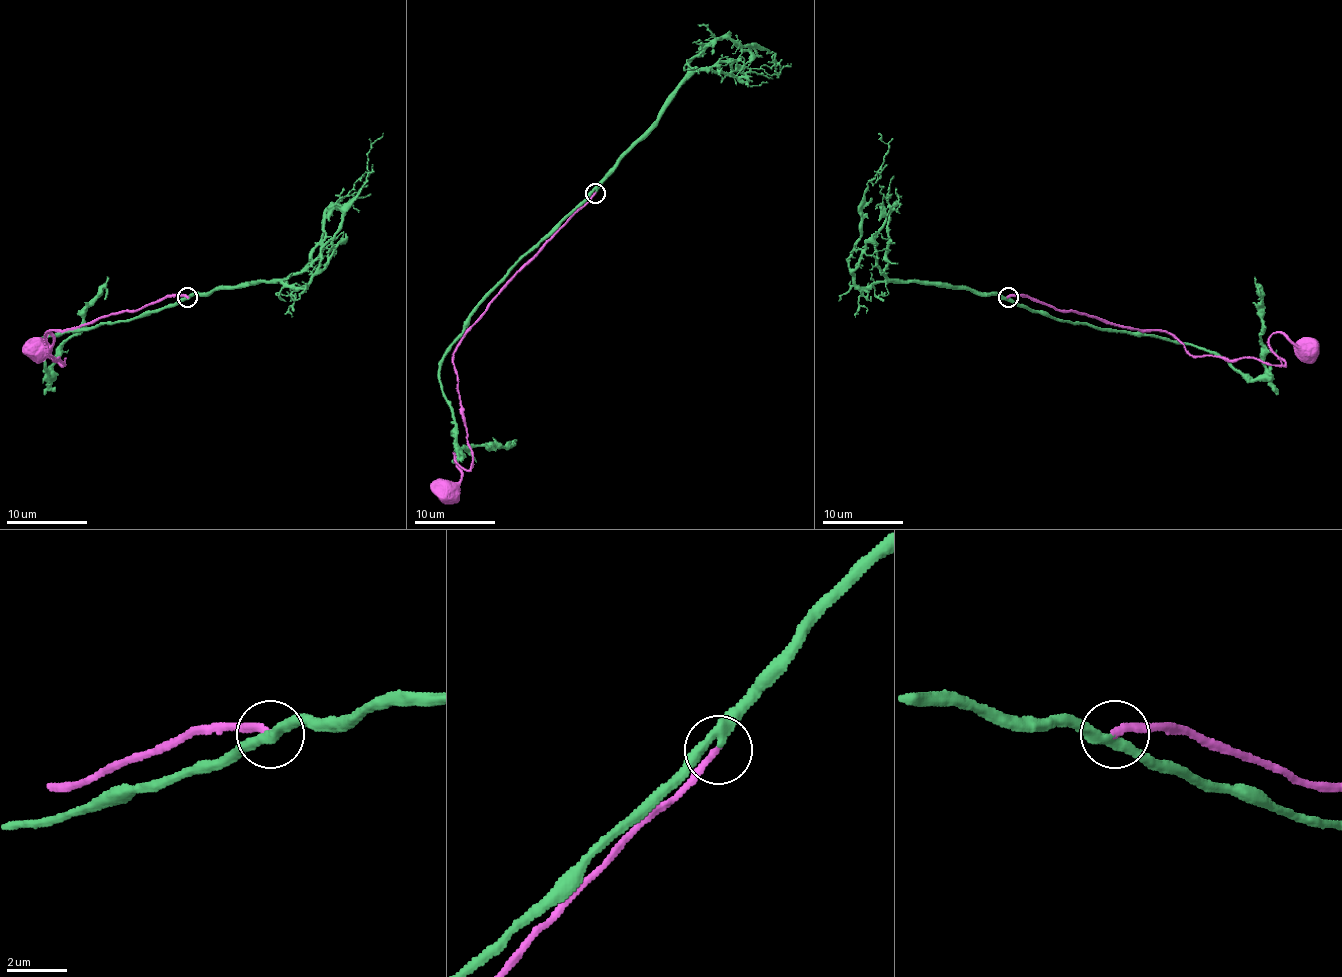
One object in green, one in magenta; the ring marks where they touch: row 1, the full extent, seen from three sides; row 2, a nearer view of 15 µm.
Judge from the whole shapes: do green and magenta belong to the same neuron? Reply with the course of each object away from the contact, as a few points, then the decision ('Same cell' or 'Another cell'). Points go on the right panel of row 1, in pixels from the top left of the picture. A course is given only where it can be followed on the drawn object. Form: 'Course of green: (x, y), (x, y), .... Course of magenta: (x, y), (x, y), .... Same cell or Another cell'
Course of green: (1008, 296), (1016, 304), (1063, 321), (1148, 335), (1217, 351), (1253, 379), (1265, 371), (1261, 286), (1255, 276). Course of magenta: (1008, 296), (1030, 296), (1122, 327), (1160, 329), (1192, 355), (1281, 365), (1273, 333), (1283, 333), (1304, 353). Same cell

